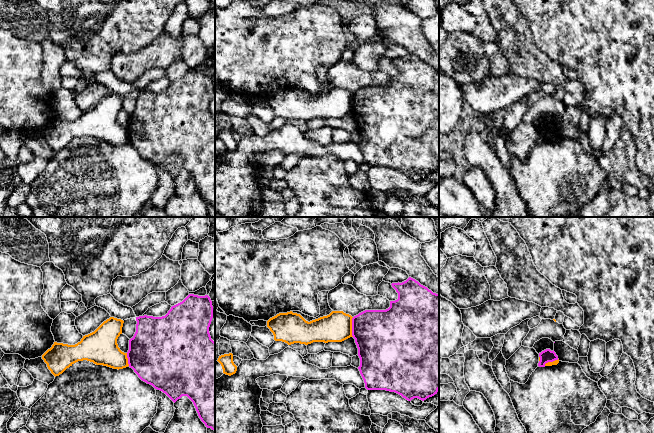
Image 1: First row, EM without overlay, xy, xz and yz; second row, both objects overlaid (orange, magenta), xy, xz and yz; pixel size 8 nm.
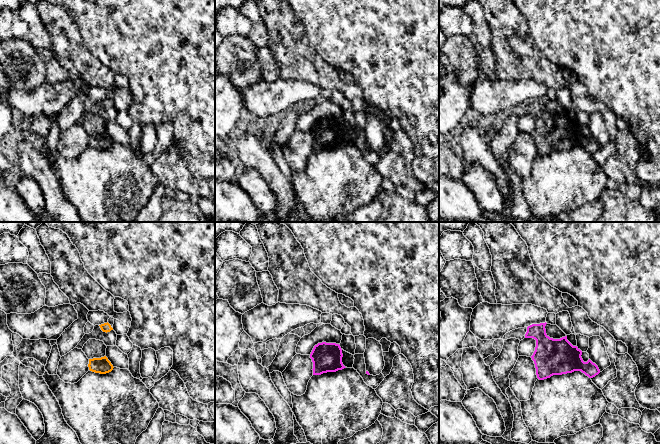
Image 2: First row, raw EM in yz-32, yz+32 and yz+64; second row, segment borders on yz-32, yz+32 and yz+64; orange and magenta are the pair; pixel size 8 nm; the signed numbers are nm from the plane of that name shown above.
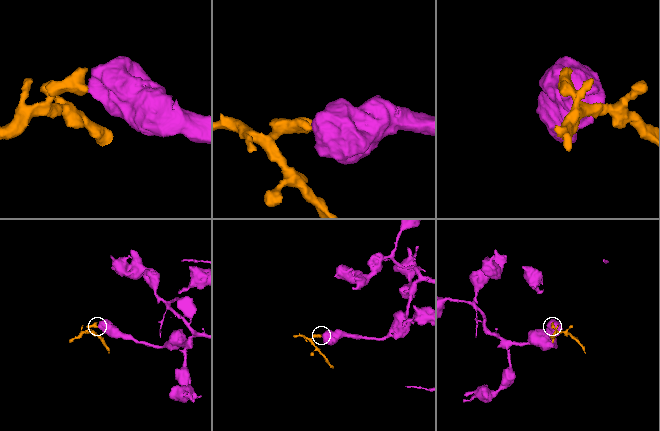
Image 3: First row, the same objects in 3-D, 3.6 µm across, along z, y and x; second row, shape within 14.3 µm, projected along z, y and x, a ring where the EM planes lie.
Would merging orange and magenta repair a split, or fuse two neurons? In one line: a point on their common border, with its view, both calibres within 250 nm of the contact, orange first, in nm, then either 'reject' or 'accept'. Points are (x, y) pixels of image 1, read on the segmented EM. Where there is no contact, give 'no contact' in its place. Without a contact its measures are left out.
meets orange in xz at (351, 327); 240 nm thick on the orange side, 420 nm on the other; reject

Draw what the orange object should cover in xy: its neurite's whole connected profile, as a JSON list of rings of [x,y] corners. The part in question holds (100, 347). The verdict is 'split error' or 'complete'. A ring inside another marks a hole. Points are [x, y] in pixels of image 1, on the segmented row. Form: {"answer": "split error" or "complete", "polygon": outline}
{"answer": "complete", "polygon": [[[110,317],[75,345],[54,342],[42,359],[55,377],[83,360],[118,370],[126,368],[129,366],[127,353],[122,352],[117,344],[123,323],[121,319]]]}

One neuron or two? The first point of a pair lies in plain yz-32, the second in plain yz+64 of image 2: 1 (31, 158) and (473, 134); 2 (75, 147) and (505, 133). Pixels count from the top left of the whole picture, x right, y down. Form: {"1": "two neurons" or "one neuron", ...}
{"1": "one neuron", "2": "two neurons"}

